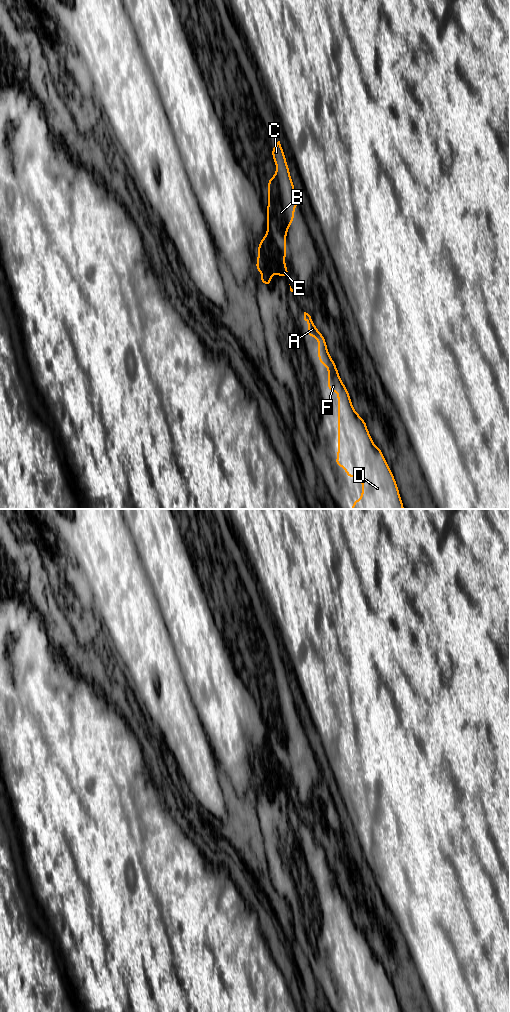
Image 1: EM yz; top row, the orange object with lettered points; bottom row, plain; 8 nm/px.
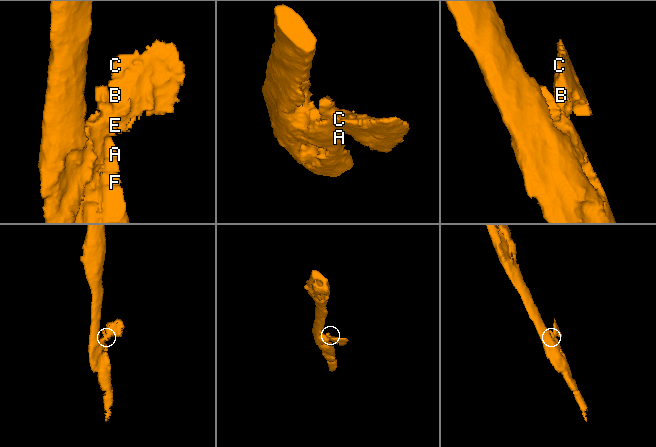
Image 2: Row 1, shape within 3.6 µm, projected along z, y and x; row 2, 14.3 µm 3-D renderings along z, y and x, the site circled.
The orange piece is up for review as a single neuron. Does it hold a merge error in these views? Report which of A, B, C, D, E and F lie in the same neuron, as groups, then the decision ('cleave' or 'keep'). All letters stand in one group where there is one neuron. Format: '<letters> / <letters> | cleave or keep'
A D E F / B C | cleave

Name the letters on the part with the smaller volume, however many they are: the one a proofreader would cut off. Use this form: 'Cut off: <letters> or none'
Cut off: B, C

